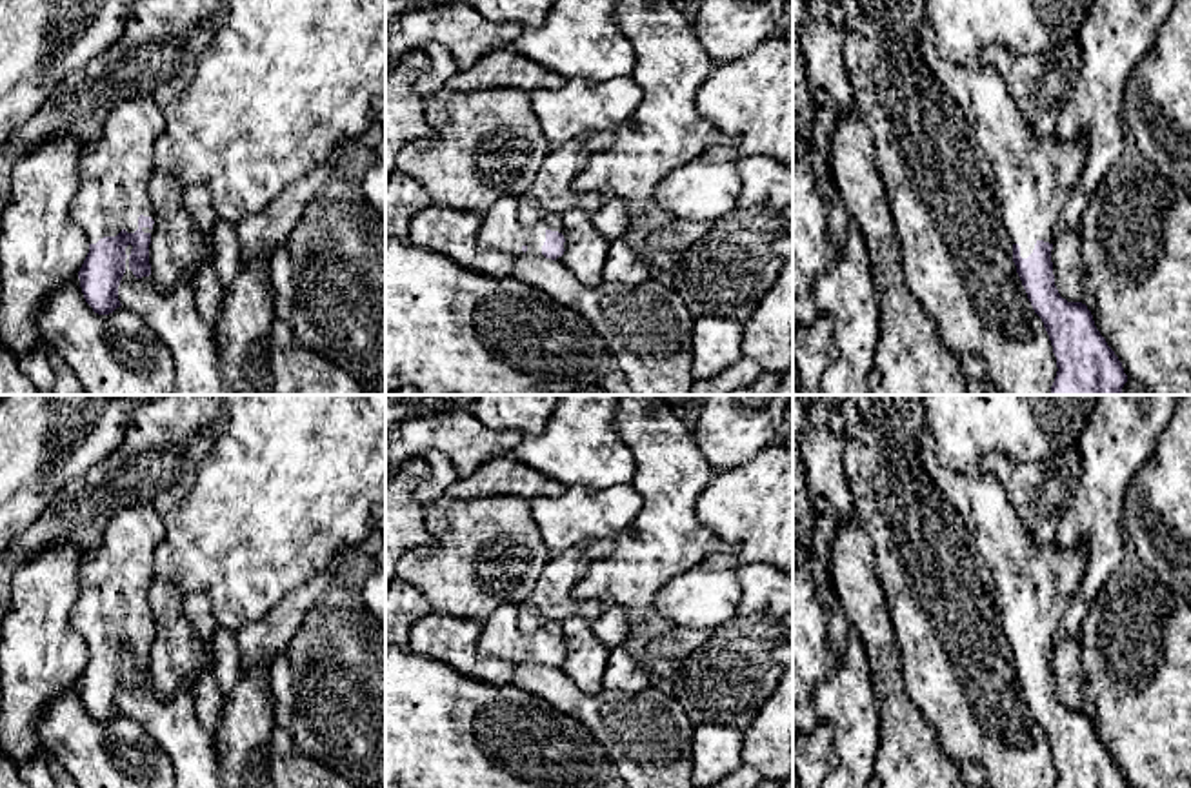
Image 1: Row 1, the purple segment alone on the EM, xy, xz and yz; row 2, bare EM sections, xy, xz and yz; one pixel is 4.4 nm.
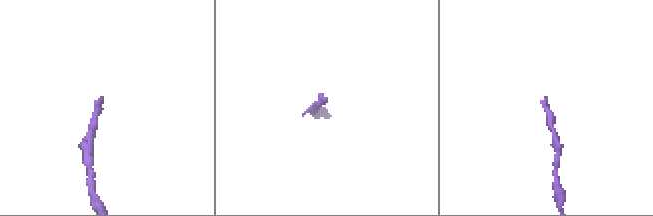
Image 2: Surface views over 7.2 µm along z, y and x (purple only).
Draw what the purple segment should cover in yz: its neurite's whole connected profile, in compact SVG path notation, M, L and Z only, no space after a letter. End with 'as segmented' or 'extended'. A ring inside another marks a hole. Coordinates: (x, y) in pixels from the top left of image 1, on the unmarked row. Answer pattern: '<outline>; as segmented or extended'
M931 433L918 439L918 460L936 491L964 519L976 553L995 579L1013 670L1056 764L1055 788L1127 788L1087 713L1067 710L1055 693L1055 633L1084 577L1086 544L1033 544L998 479L980 468L944 468Z; extended

